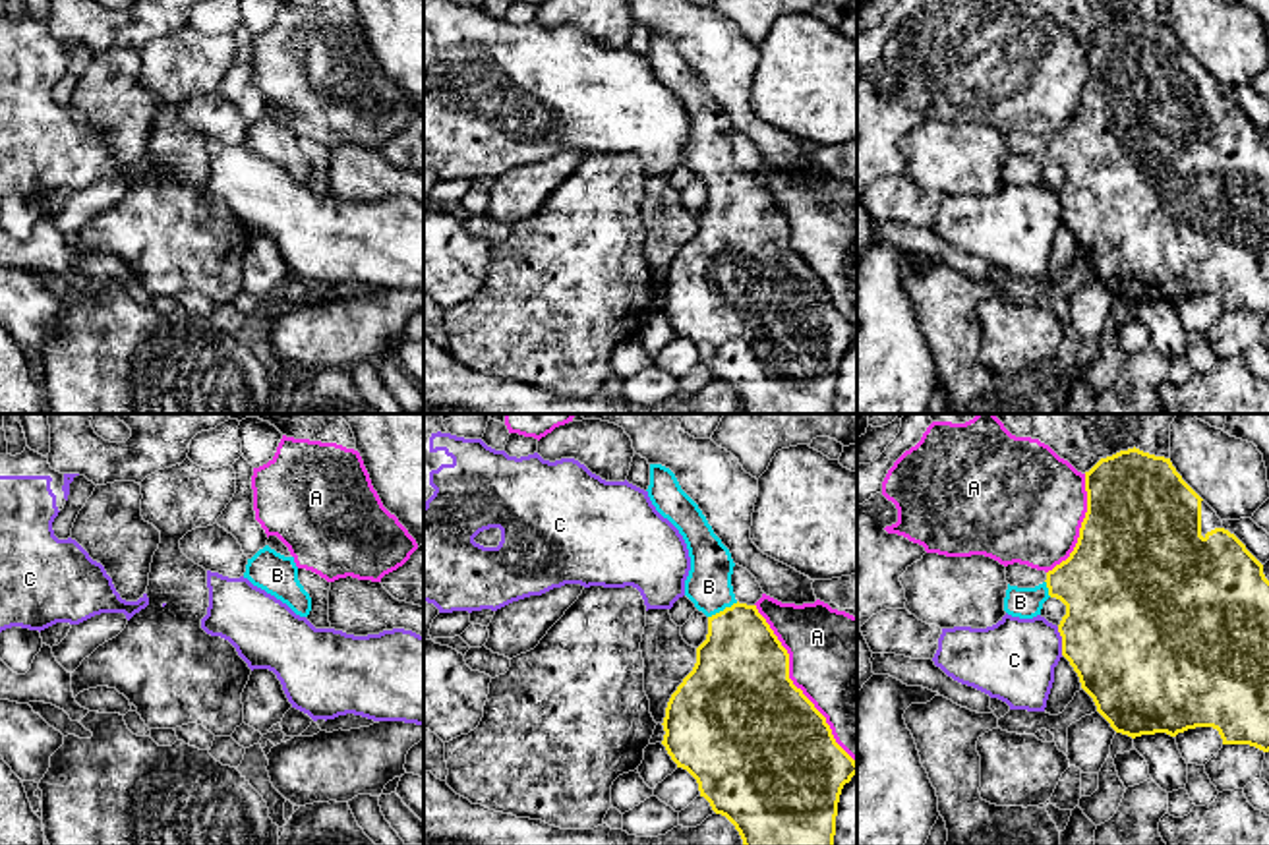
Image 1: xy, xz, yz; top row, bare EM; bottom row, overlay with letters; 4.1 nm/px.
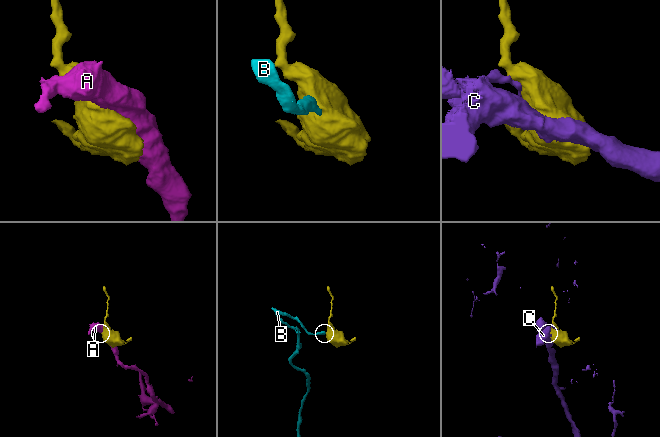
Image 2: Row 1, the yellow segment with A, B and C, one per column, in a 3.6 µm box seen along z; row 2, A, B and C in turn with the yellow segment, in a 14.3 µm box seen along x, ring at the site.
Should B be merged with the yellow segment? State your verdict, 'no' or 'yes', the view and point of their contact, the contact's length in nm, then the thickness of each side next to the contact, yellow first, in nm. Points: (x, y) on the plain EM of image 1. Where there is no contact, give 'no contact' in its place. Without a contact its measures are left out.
yes; meets yellow in xz at (724, 176); contact 140 nm long; 380 nm thick on the yellow side, 190 nm on the other

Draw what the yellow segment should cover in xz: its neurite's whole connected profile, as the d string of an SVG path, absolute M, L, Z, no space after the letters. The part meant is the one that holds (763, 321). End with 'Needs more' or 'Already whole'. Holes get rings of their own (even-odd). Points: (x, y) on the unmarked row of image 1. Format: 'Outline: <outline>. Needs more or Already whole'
Outline: M650 31L646 58L687 110L691 137L685 162L708 184L696 230L667 269L662 311L677 335L696 346L712 377L735 393L745 414L834 414L840 362L857 340L857 329L789 246L789 220L756 172L735 166L731 120L675 41Z. Needs more

